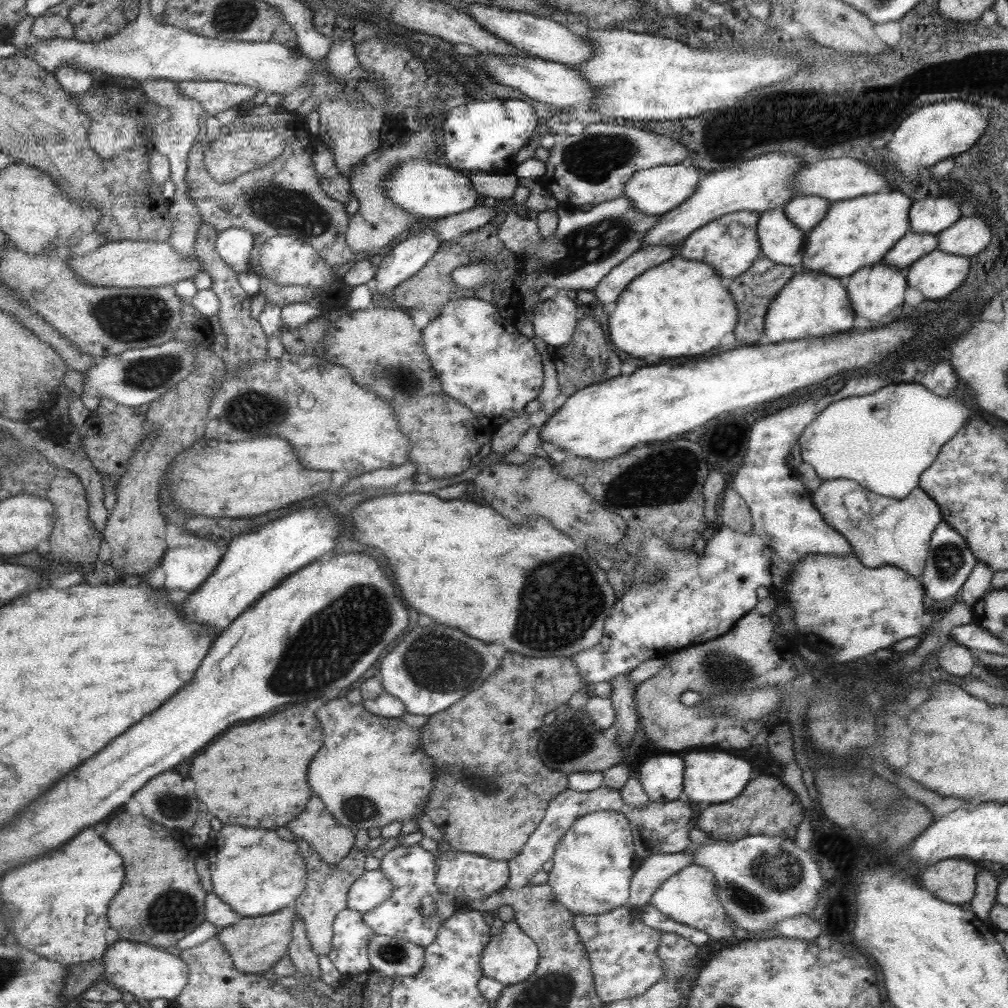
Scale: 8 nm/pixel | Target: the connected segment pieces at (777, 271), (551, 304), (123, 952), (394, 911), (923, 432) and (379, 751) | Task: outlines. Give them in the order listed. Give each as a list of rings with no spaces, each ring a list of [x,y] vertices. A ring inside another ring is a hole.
[[[760,256],[755,258],[748,271],[724,283],[725,288],[730,290],[731,297],[735,300],[734,304],[739,308],[738,323],[735,324],[732,332],[739,344],[755,344],[757,342],[757,338],[763,334],[765,310],[769,310],[770,303],[790,281],[790,278],[795,273],[799,273],[799,268],[801,268],[800,264],[797,264],[797,266],[779,265]]]
[[[552,297],[537,304],[532,320],[533,333],[550,349],[563,346],[575,331],[577,308],[569,298]]]
[[[119,939],[108,948],[103,959],[106,964],[106,973],[103,979],[112,983],[120,991],[129,992],[136,1000],[150,1001],[155,1000],[155,998],[173,1000],[181,994],[183,987],[189,983],[189,965],[186,961],[151,945]]]
[[[397,845],[387,851],[379,859],[379,871],[386,874],[391,882],[394,882],[394,890],[390,892],[389,898],[379,903],[376,908],[361,914],[362,920],[370,925],[377,935],[396,936],[405,941],[425,948],[434,942],[438,927],[459,908],[458,904],[442,896],[437,887],[436,860],[431,852],[424,850],[420,845],[413,846]],[[426,896],[433,897],[434,913],[432,915],[422,914],[422,899]]]
[[[891,384],[869,396],[855,396],[829,404],[815,416],[798,439],[800,455],[802,462],[812,466],[815,474],[823,481],[852,480],[875,494],[902,499],[918,486],[922,472],[934,462],[943,444],[949,442],[969,422],[971,415],[969,407],[919,384]]]
[[[337,696],[324,700],[314,714],[319,716],[319,724],[323,724],[323,748],[319,750],[319,756],[311,760],[307,780],[311,780],[311,790],[317,798],[321,798],[331,817],[355,832],[381,828],[400,820],[405,822],[422,814],[434,786],[433,762],[419,749],[422,727],[409,727],[401,719],[371,714],[362,705],[349,703],[345,697]]]

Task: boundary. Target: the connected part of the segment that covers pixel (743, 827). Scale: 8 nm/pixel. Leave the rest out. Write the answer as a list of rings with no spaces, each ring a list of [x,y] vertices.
[[[759,776],[750,780],[742,794],[723,804],[703,805],[697,817],[697,828],[717,841],[736,841],[751,835],[793,838],[797,824],[801,822],[801,806],[795,796],[779,784],[775,778]]]

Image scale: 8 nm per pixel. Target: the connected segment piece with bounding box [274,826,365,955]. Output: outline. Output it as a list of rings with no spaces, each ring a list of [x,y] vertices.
[[[286,826],[277,827],[274,831],[279,838],[294,842],[299,847],[299,853],[305,864],[305,888],[296,902],[296,916],[305,924],[306,936],[308,937],[313,951],[318,955],[327,955],[333,943],[333,922],[339,911],[347,908],[347,895],[350,885],[364,874],[363,861],[365,855],[354,848],[338,863],[327,864],[322,856],[313,849],[305,840],[295,838]]]

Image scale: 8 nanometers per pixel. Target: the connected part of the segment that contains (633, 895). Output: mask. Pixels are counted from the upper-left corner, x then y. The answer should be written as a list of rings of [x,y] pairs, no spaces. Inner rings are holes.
[[[687,851],[675,854],[651,854],[638,862],[630,880],[628,905],[640,908],[649,902],[661,883],[692,864],[693,857]]]

